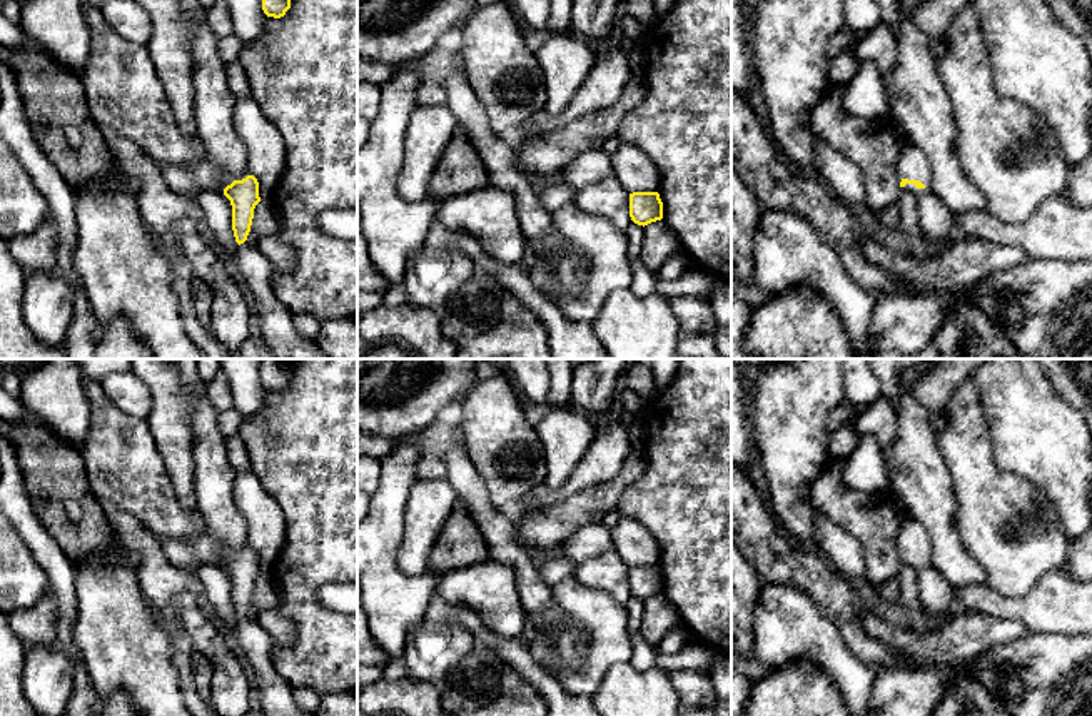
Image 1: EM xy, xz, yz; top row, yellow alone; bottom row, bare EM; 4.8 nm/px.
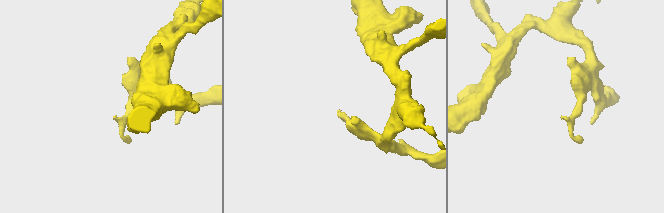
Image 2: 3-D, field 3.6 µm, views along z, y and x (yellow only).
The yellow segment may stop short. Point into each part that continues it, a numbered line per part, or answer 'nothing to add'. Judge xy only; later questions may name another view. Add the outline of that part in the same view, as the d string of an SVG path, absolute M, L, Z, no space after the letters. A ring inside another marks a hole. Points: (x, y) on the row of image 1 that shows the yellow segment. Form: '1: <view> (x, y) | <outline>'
1: xy (204, 176) | M205 157L200 159L192 170L185 170L180 167L164 167L164 179L169 187L182 195L187 195L197 200L202 190L222 192L225 185L234 180L242 180L249 174L242 174L239 177L225 177L219 167L210 164Z

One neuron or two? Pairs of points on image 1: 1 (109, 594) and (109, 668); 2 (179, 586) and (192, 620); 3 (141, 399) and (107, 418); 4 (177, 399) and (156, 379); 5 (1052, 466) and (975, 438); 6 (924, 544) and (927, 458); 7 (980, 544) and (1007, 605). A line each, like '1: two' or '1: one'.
1: one
2: two
3: two
4: one
5: two
6: two
7: two

